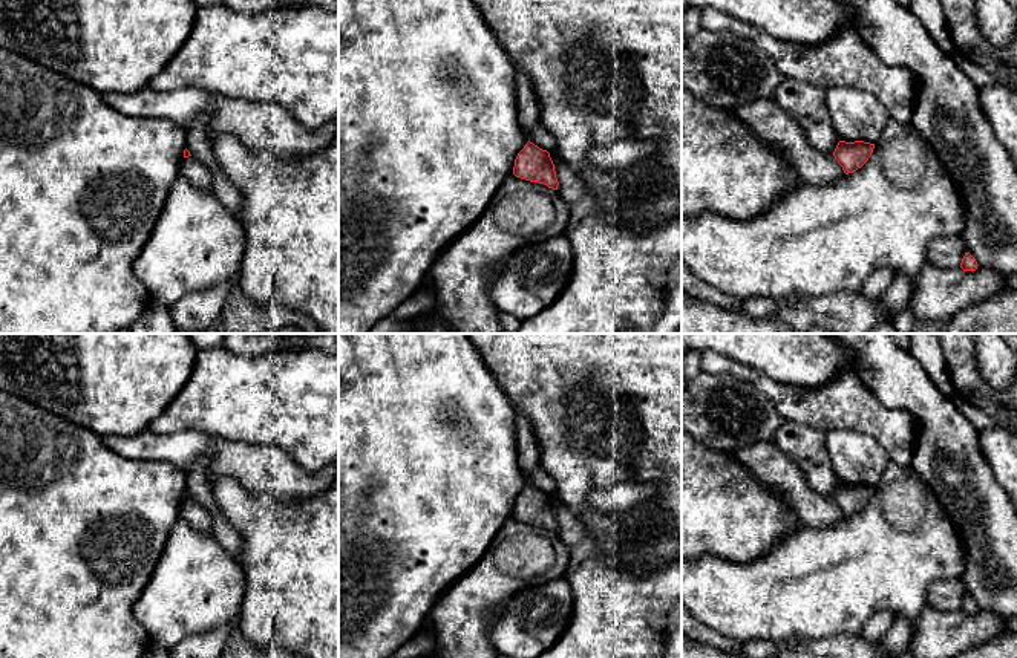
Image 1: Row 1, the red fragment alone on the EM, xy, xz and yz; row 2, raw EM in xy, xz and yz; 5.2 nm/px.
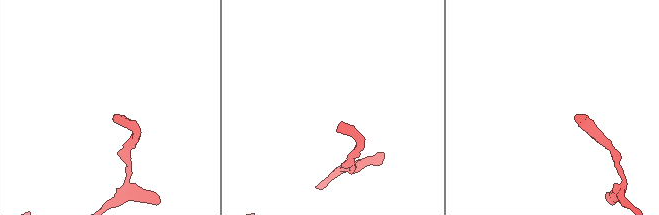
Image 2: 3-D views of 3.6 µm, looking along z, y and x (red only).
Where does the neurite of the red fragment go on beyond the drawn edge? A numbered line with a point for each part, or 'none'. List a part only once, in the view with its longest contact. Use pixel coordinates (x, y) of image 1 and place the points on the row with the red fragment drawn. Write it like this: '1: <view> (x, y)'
none

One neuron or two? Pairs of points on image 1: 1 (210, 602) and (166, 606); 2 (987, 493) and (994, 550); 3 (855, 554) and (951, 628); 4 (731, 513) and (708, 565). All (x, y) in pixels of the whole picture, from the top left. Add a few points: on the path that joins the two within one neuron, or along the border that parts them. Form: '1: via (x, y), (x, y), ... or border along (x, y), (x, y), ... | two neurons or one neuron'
1: via (199, 603), (176, 603) | one neuron
2: via (987, 507), (987, 522), (994, 536) | one neuron
3: border along (927, 605), (912, 629) | two neurons
4: border along (697, 556), (716, 554), (735, 562), (748, 562) | two neurons

